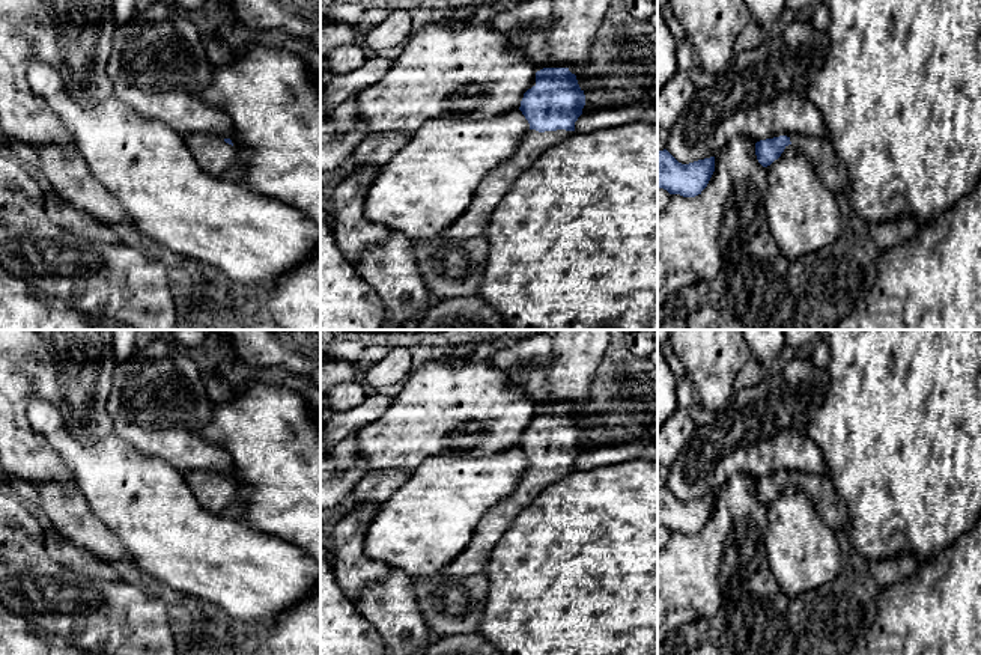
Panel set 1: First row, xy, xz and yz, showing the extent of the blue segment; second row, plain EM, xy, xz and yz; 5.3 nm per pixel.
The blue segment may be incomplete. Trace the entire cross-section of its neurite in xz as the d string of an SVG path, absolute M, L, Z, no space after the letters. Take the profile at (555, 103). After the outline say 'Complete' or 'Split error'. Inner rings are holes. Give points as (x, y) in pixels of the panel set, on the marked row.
M543 68L536 72L536 84L524 93L519 110L530 123L519 149L477 187L472 202L465 214L441 232L444 239L463 239L486 232L489 220L512 184L546 151L558 145L575 131L575 122L582 114L585 105L584 90L579 87L576 75L569 68Z. Split error

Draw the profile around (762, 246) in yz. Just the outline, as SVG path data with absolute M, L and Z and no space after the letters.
M761 227L757 235L751 239L748 245L748 254L755 257L772 257L779 254L779 248L776 247L769 229Z

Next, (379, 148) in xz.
M375 133L363 139L352 152L355 167L387 164L412 137L412 133Z

